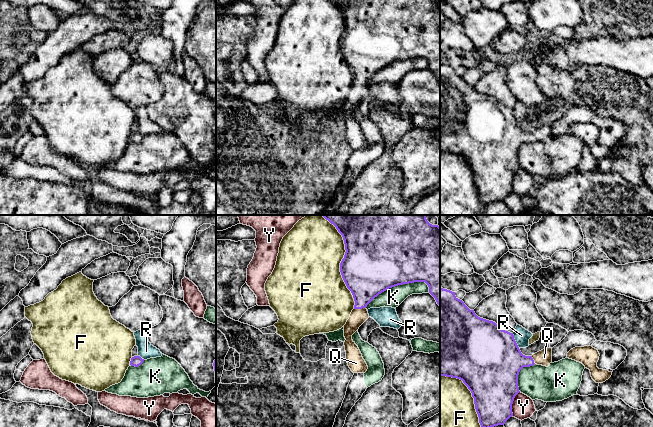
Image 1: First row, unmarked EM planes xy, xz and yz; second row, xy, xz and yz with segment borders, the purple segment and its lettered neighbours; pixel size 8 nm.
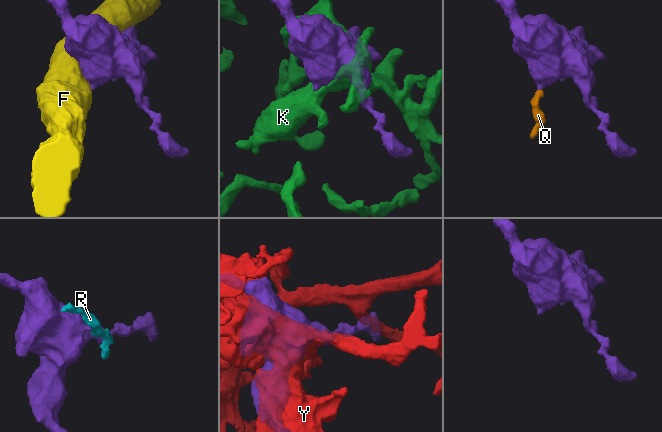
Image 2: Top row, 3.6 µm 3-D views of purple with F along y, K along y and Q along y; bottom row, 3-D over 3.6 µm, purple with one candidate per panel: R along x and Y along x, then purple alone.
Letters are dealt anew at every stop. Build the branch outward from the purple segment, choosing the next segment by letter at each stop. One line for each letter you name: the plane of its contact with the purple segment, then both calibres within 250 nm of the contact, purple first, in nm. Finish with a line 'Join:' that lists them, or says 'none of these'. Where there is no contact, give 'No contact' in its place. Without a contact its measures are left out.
Q: Touches purple in xz. Thickness 320 nm (purple) against 130 nm
Join: Q

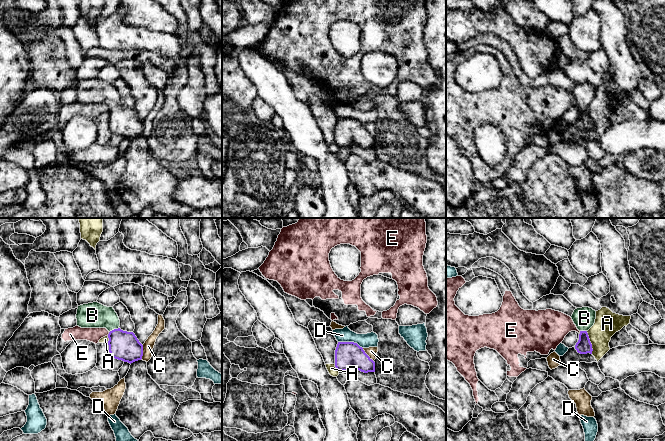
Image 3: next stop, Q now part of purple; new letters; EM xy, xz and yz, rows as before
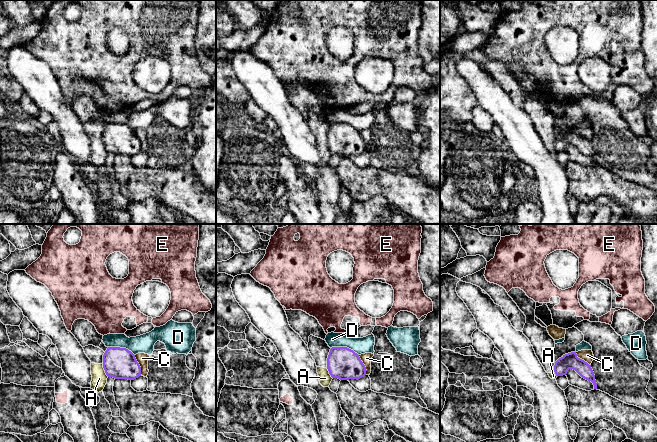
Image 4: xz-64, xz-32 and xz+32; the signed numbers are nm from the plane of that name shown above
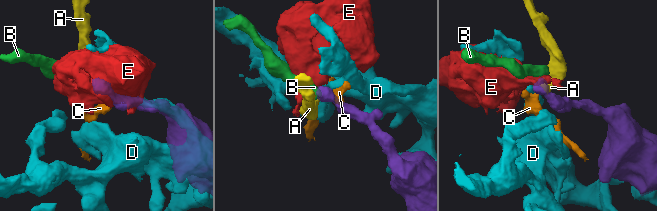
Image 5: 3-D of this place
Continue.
B: Touches purple in xy. Thickness 240 nm (purple) against 200 nm
Join: B

